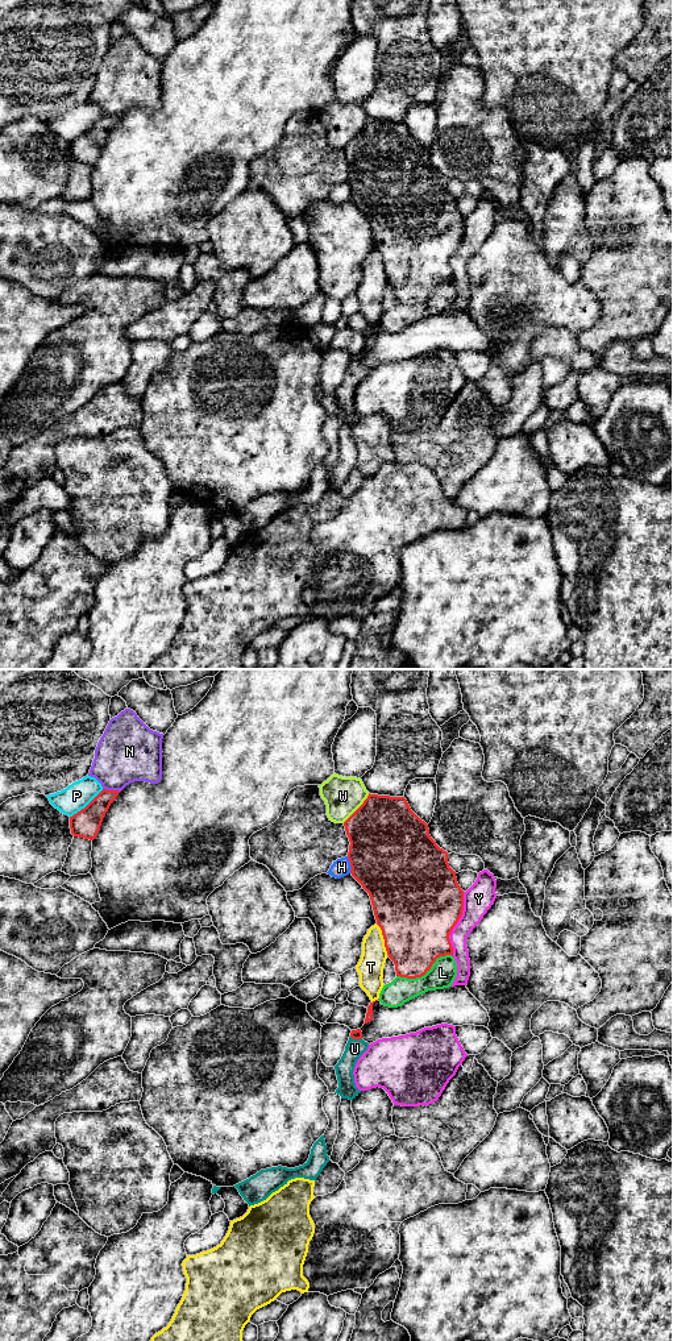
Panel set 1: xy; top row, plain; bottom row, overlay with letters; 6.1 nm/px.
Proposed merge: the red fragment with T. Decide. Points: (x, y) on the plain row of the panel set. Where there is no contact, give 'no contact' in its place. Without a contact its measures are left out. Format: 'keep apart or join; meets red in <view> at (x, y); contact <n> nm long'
keep apart; meets red in xy at (383, 264); contact 200 nm long

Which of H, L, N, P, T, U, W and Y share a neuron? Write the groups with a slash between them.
H / L / N / P / T / U / W / Y

